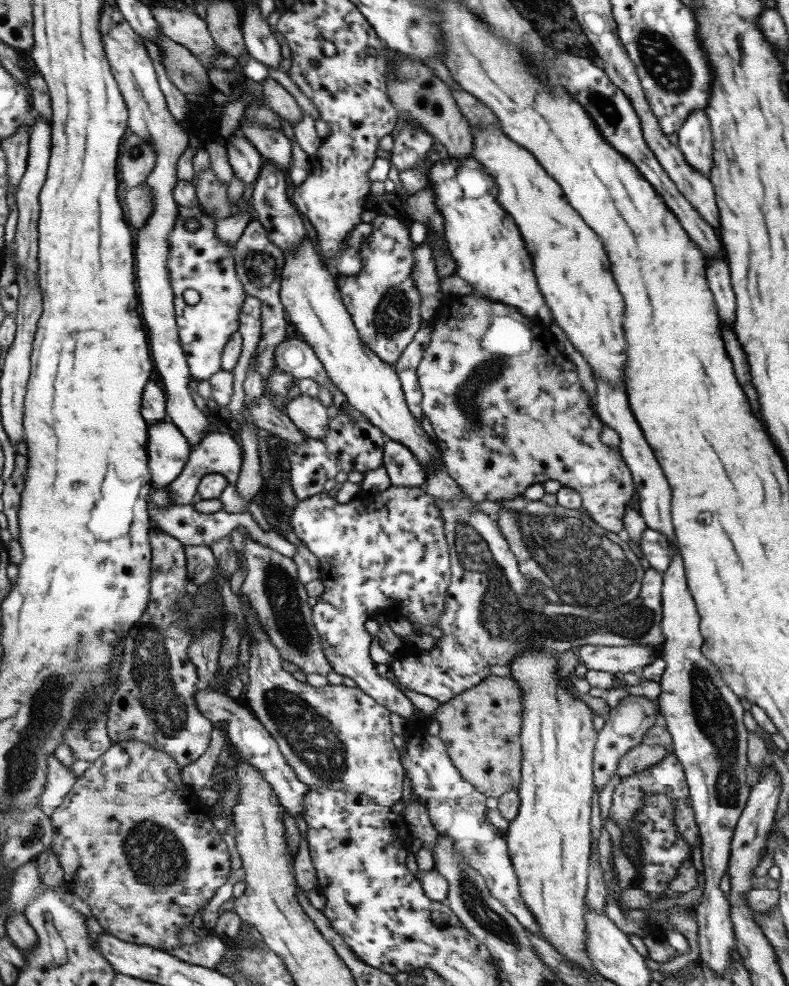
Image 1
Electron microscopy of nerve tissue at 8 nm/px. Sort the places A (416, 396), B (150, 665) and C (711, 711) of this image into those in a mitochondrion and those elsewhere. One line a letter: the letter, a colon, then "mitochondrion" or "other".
A: other
B: mitochondrion
C: mitochondrion

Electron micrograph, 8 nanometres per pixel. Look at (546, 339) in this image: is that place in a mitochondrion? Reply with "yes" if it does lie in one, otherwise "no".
no

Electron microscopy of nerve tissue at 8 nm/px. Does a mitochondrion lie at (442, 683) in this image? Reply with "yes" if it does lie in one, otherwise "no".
no

